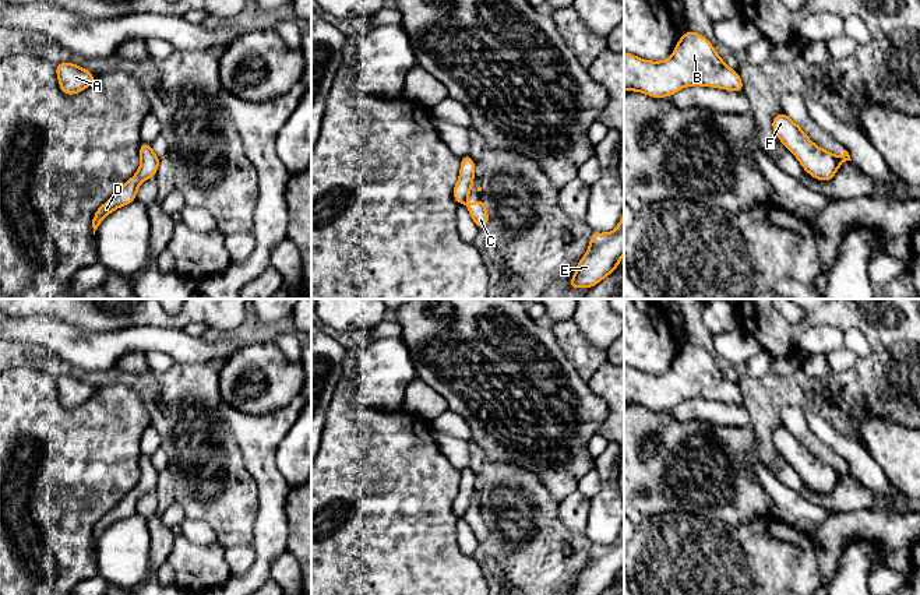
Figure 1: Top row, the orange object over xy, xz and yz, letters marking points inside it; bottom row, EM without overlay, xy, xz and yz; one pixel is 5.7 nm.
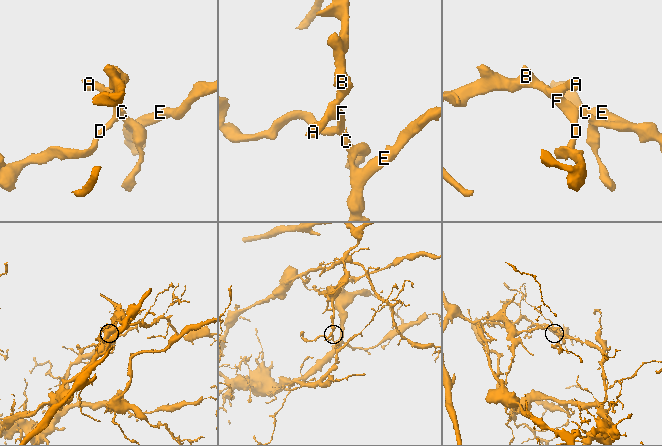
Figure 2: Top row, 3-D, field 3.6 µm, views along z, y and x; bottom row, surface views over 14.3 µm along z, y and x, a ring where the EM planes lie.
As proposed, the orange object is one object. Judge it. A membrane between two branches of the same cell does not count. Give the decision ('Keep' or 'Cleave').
Cleave

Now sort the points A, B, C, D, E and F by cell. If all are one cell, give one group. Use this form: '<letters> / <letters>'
A B D F / C E

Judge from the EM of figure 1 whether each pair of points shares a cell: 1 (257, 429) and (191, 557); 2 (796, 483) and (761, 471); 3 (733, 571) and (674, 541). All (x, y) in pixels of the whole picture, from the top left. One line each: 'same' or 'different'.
1: different
2: different
3: same

